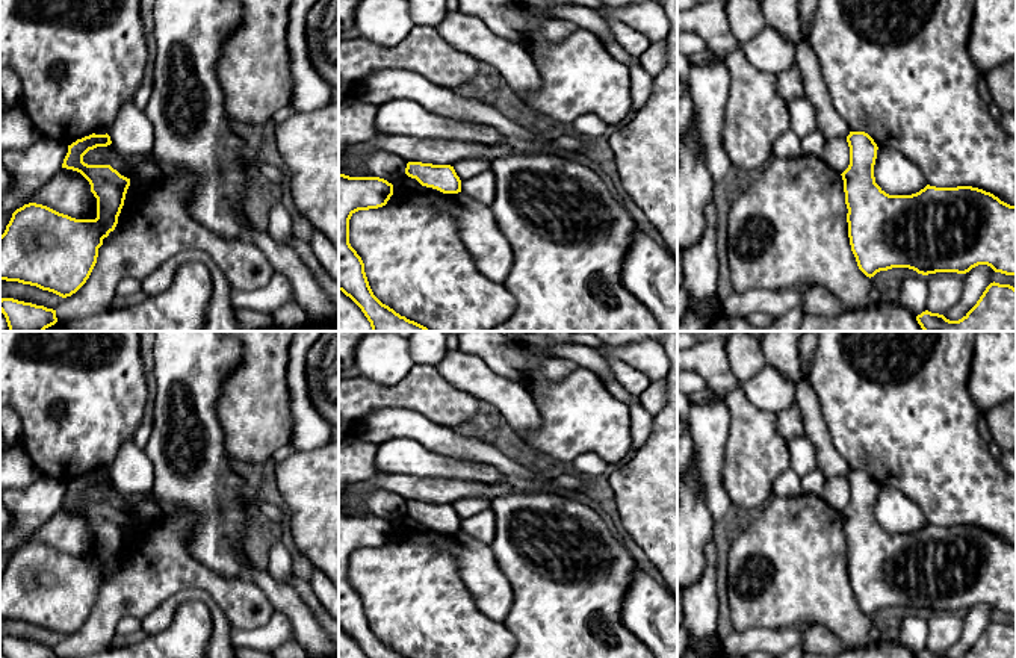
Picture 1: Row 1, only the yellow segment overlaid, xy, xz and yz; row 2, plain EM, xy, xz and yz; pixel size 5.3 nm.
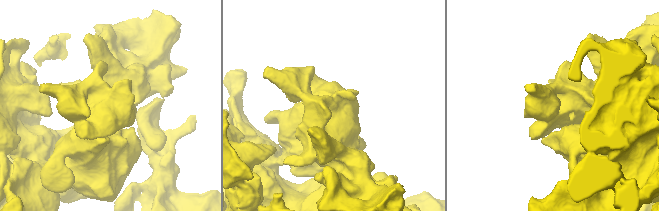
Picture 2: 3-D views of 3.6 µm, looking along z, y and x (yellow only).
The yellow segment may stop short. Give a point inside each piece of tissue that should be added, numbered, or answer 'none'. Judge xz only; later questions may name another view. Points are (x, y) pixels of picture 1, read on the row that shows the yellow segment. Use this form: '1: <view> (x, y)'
none

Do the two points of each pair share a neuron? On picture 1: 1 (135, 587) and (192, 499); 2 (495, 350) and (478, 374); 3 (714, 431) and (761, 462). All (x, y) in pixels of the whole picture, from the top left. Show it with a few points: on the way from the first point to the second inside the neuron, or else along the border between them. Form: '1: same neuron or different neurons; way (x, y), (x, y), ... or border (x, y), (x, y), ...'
1: different neurons; border (164, 513), (186, 513), (192, 519), (189, 546)
2: different neurons; border (458, 348), (475, 354), (493, 371), (516, 381)
3: different neurons; border (724, 404), (729, 413), (729, 430), (721, 474)

